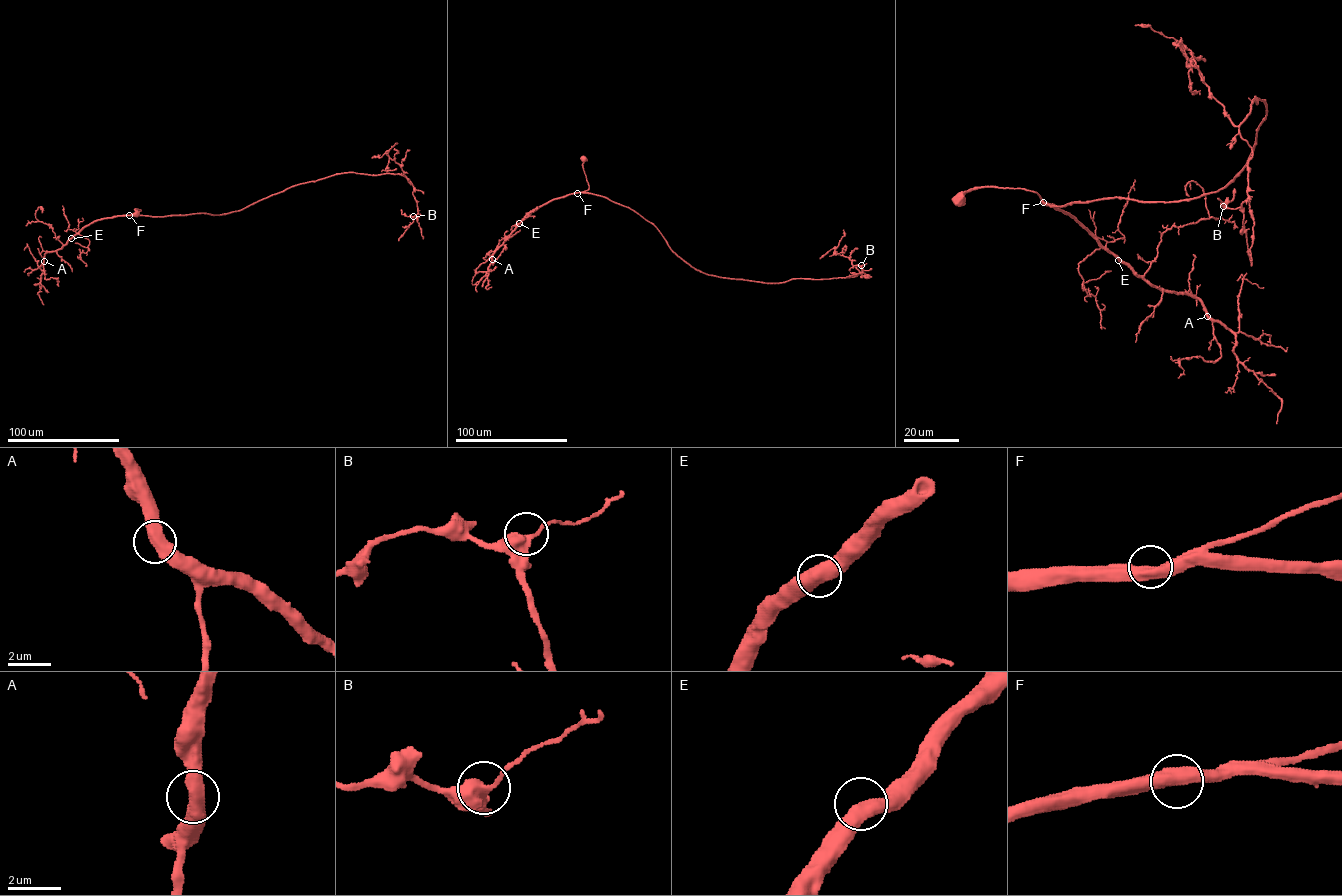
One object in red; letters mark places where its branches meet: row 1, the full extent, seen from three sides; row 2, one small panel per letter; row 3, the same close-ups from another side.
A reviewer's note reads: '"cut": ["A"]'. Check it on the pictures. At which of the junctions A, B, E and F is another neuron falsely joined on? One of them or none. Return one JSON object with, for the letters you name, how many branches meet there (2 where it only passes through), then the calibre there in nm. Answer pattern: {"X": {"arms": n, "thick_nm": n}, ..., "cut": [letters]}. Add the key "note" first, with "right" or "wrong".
{"note": "wrong", "cut": []}

